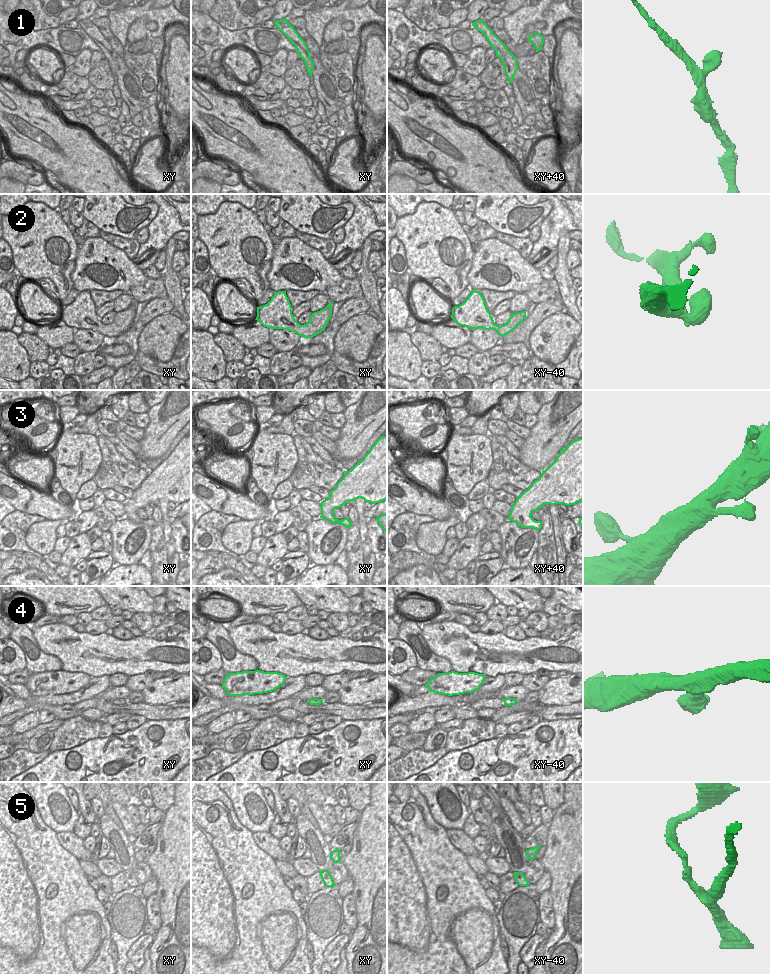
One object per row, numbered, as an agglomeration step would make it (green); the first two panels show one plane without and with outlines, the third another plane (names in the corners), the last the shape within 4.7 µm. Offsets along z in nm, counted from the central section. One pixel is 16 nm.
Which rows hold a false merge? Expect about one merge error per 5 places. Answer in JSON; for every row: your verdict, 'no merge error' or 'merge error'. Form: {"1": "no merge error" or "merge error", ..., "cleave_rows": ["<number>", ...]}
{"1": "no merge error", "2": "no merge error", "3": "no merge error", "4": "no merge error", "5": "no merge error", "cleave_rows": []}

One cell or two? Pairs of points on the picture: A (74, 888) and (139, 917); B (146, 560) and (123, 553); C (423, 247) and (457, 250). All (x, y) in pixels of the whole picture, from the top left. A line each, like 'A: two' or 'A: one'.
A: two
B: two
C: one

